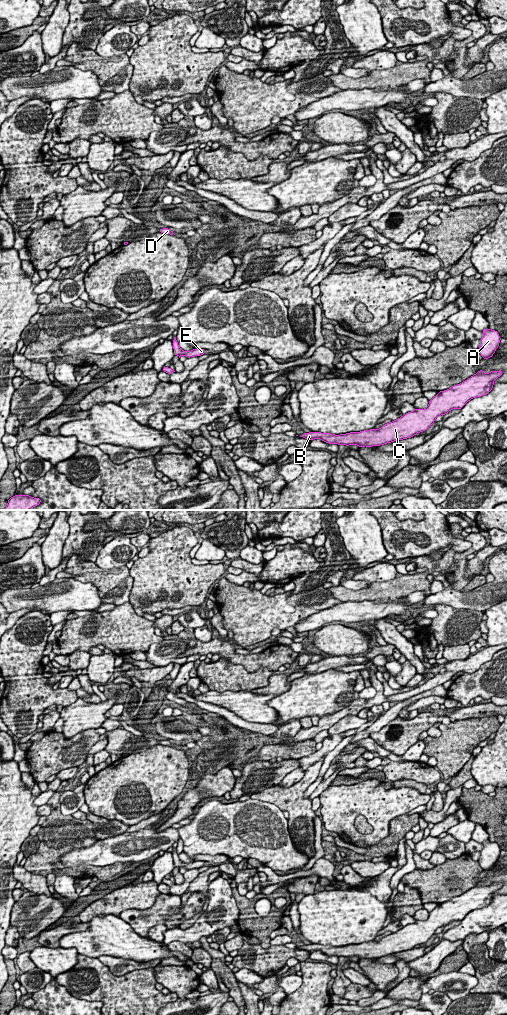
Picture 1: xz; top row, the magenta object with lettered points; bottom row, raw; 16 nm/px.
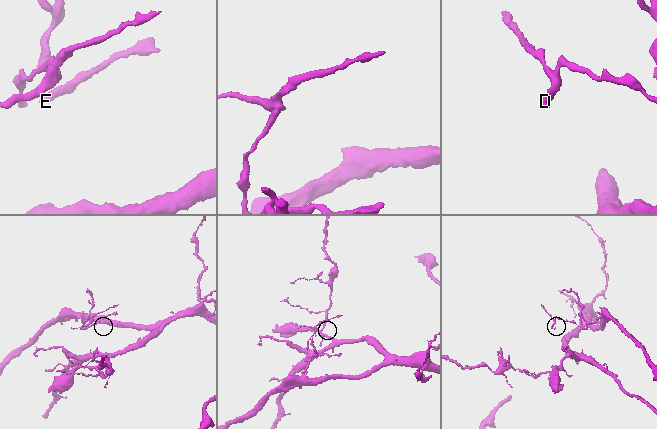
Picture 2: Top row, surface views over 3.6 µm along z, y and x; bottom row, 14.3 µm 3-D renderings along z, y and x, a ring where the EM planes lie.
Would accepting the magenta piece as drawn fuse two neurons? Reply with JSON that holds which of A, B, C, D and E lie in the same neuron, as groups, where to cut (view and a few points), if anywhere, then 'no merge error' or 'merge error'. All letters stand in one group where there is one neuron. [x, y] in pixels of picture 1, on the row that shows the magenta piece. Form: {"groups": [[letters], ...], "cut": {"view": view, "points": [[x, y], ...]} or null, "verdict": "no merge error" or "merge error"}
{"groups": [["A", "B", "C", "D", "E"]], "cut": null, "verdict": "no merge error"}

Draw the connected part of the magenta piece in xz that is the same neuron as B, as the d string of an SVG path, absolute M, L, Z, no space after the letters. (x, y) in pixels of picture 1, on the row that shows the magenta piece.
M483 369L460 384L440 391L429 400L425 409L415 409L403 414L402 417L383 425L380 429L370 429L346 434L330 434L309 432L300 436L309 441L321 439L329 444L358 445L359 447L380 446L398 440L414 437L415 434L429 428L438 416L447 414L452 409L461 409L471 399L488 394L494 385L494 380L503 371L484 373Z

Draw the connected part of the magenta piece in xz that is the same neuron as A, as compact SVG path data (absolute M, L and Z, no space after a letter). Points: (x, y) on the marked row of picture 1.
M489 328L484 329L483 337L480 339L479 352L483 359L488 359L493 356L496 349L499 346L501 337L495 330L490 330Z

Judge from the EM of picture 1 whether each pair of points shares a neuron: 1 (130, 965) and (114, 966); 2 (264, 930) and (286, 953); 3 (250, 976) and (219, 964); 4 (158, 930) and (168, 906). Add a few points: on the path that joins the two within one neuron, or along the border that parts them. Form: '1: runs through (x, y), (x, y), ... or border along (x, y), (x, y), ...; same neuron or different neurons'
1: runs through (126, 966), (118, 966); same neuron
2: border along (260, 944), (264, 948), (270, 945); different neurons
3: border along (233, 973), (237, 981); different neurons
4: border along (164, 924), (153, 926), (148, 931), (148, 937); different neurons

